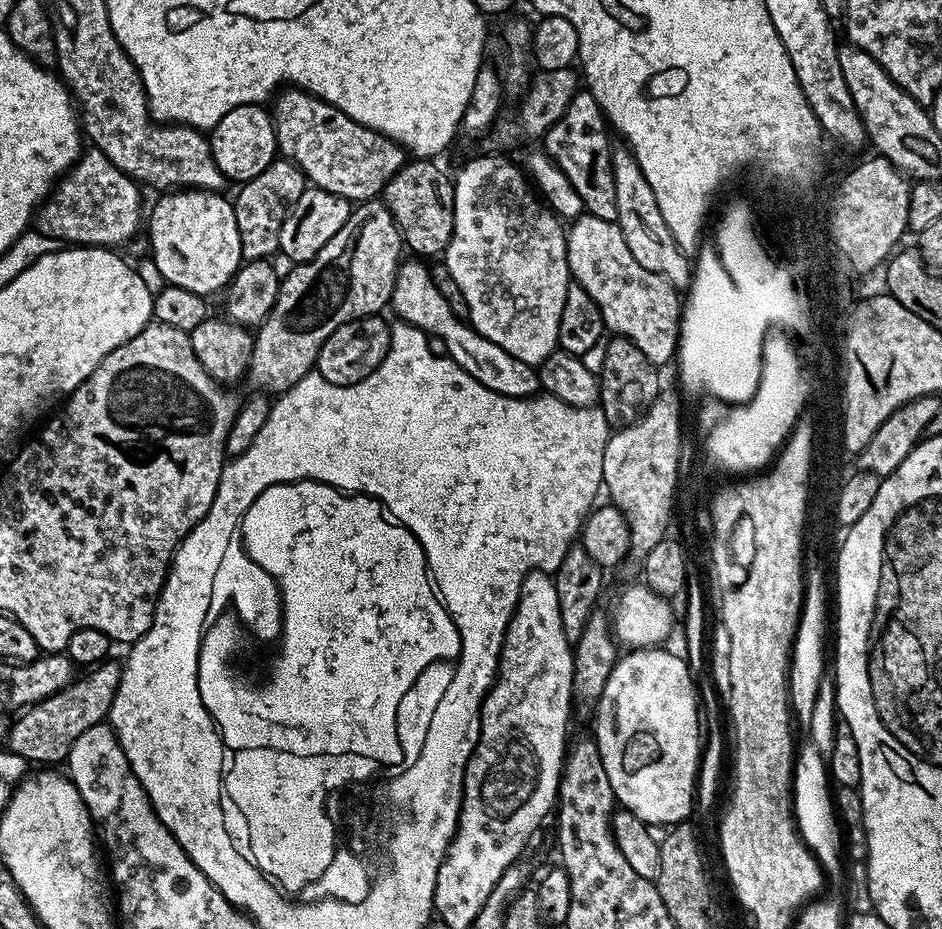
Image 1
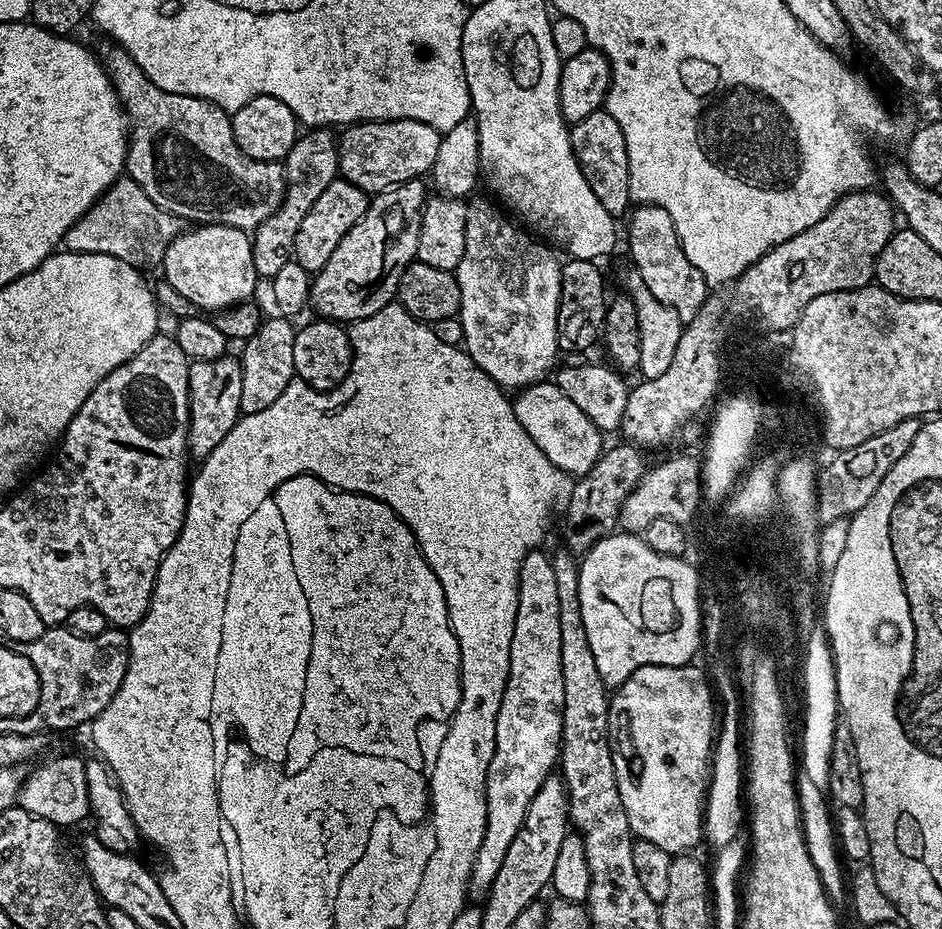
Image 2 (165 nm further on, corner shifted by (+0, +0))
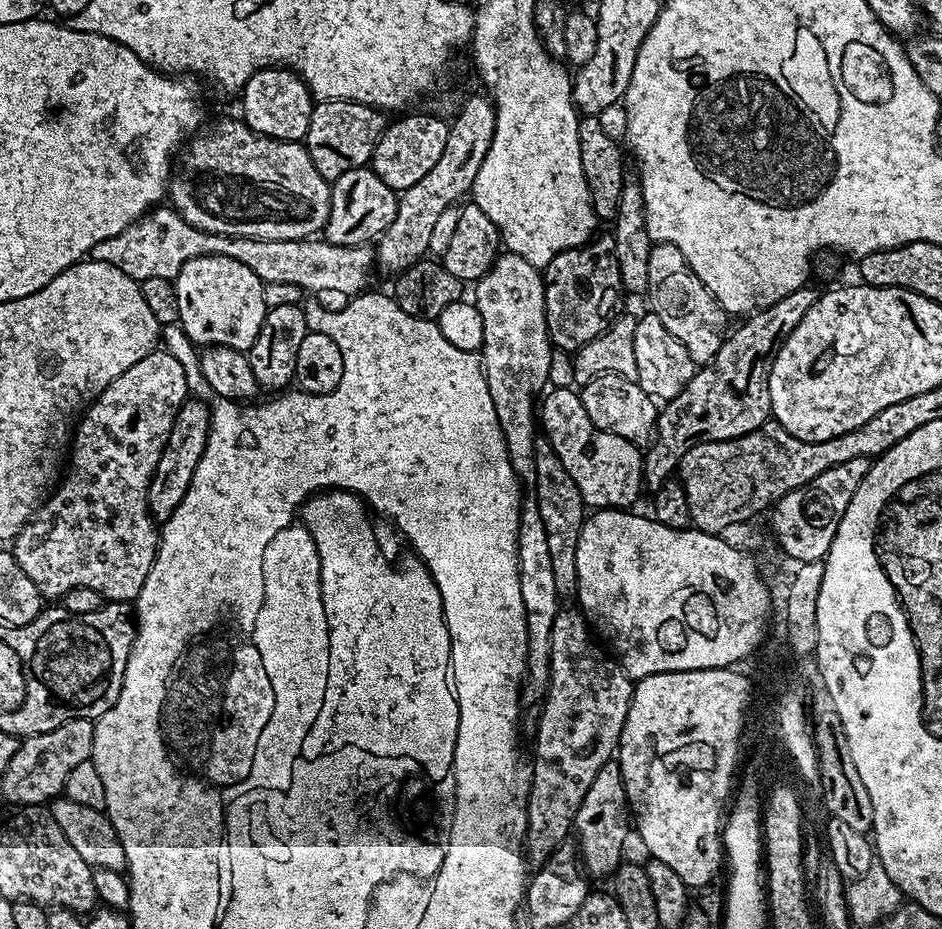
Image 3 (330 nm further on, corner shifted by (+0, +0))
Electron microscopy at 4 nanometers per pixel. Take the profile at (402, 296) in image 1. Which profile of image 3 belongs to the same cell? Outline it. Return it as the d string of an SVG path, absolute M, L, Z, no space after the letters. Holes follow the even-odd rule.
M575 387L552 388L549 393L539 405L538 420L554 454L562 458L562 466L566 466L570 478L574 478L574 486L578 486L585 505L592 510L631 509L642 489L644 462L641 449L626 442L626 438L618 438L618 434L595 428Z

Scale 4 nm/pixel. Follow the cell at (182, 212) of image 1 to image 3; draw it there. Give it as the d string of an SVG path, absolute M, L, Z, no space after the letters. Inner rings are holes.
M199 256L190 258L186 266L182 266L180 273L174 281L176 297L178 298L178 314L180 315L179 327L184 327L184 332L199 346L217 344L233 348L242 353L247 353L250 346L254 346L254 338L258 338L258 330L262 330L264 315L268 313L269 301L264 301L266 285L264 281L242 262L225 256Z

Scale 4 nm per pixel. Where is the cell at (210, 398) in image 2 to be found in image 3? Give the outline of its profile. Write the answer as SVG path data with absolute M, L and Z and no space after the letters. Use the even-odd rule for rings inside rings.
M200 398L185 400L174 418L174 426L170 426L162 458L158 458L158 466L150 478L148 487L148 511L157 522L169 520L172 512L178 510L178 502L186 498L186 490L190 490L190 478L194 478L194 470L198 470L198 462L202 462L212 421L209 405L203 404L204 402Z

